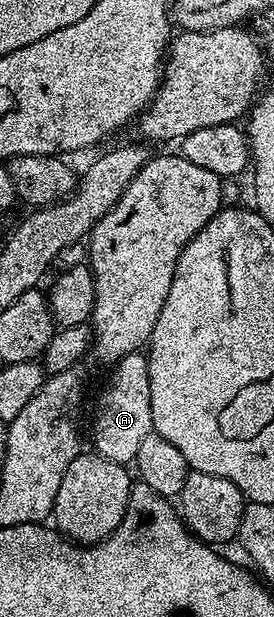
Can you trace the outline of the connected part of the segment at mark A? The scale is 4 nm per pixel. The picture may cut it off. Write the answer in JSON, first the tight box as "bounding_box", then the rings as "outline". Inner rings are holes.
{"bounding_box":[92,352,152,467],"outline":[[[143,352],[124,356],[115,365],[98,401],[96,418],[92,421],[92,441],[95,452],[125,467],[131,466],[138,455],[138,446],[152,428],[150,406],[149,365]]]}

